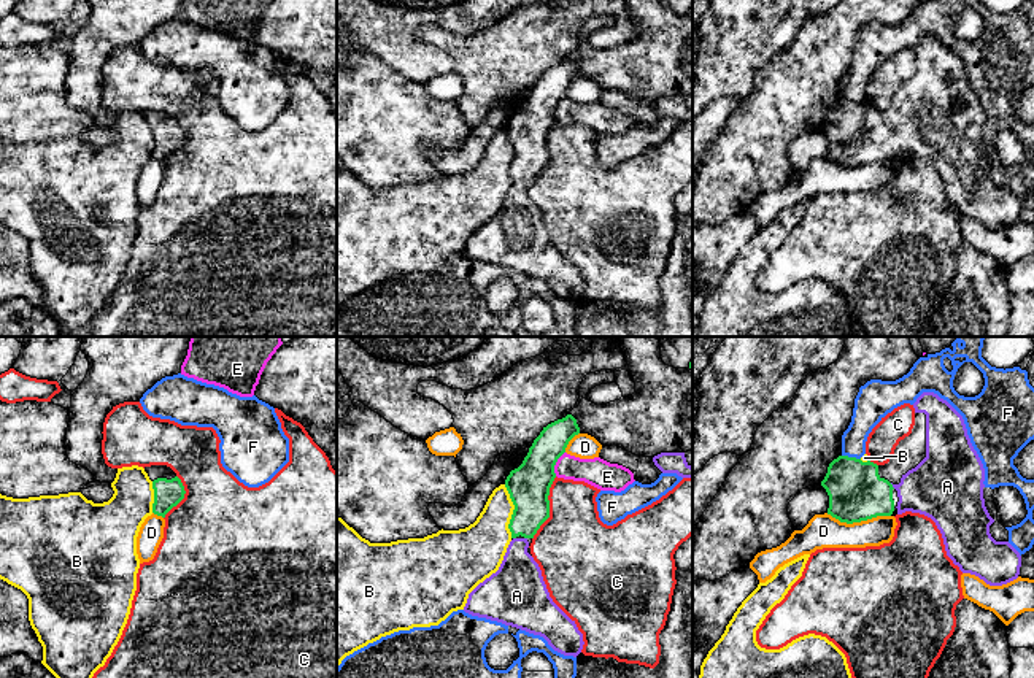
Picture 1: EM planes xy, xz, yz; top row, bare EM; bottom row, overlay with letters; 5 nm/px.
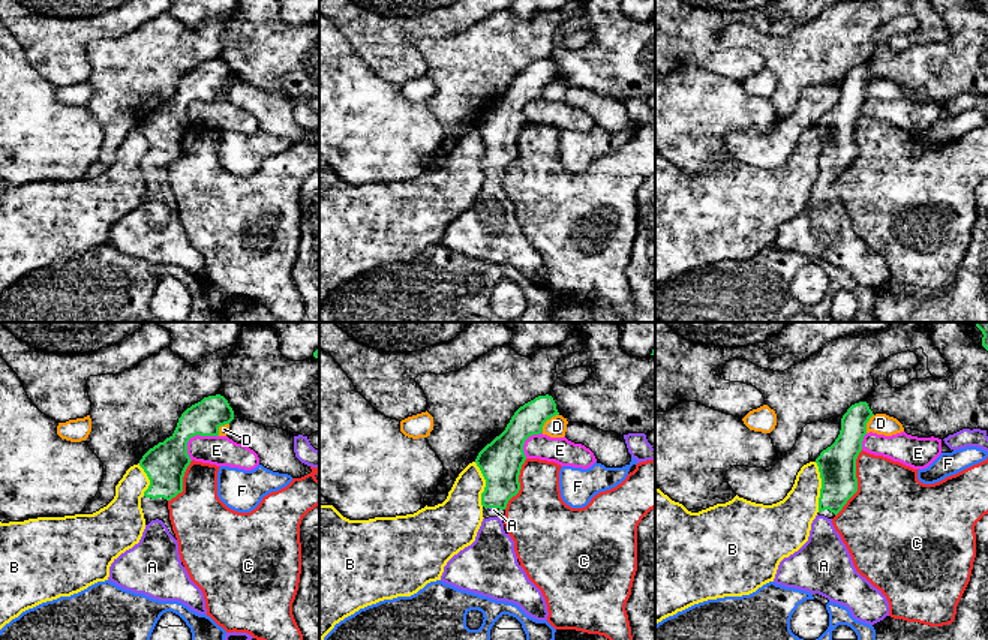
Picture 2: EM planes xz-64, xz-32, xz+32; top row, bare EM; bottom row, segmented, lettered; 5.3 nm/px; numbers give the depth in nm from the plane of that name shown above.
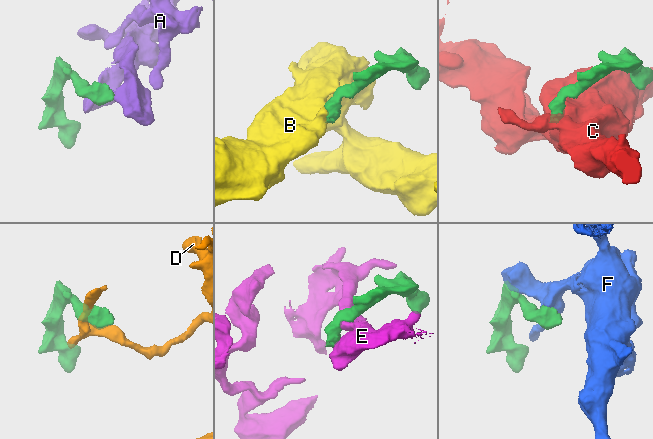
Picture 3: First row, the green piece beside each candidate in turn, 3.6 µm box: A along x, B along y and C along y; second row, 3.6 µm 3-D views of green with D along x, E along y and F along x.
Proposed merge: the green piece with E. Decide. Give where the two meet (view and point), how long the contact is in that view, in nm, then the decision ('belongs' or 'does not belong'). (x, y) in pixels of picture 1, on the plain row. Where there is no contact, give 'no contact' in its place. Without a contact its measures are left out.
xz (555, 108) | 140 nm | does not belong

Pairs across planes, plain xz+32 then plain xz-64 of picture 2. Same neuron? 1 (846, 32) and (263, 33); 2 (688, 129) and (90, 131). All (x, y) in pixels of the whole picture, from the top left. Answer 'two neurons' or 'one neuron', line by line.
1: two neurons
2: one neuron

